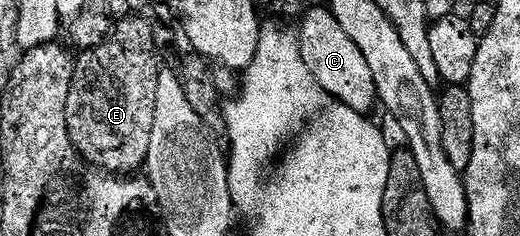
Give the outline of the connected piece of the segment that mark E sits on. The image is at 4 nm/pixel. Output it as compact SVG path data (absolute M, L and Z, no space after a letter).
M137 17L129 18L119 23L117 20L104 42L77 56L66 106L68 133L79 155L89 166L122 177L133 176L145 168L148 145L152 145L152 121L156 121L156 85L160 74L160 56L152 37L152 25Z

